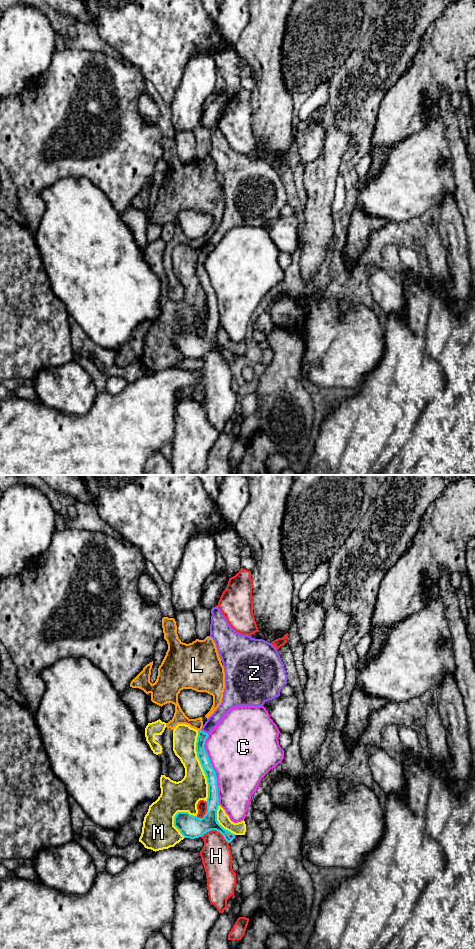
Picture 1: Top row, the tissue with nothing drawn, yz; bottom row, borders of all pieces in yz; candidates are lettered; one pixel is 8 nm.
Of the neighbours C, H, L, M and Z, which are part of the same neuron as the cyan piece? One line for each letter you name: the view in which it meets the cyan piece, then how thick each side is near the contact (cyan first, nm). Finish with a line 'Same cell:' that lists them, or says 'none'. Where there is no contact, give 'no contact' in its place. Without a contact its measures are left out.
Same cell: none

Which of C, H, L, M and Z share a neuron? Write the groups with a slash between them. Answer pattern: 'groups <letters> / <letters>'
groups C / H / L / M / Z

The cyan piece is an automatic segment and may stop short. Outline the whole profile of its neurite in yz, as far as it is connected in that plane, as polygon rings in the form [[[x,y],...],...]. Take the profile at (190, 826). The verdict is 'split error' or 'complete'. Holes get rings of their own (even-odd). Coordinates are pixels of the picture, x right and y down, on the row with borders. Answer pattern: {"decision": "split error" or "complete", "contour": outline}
{"decision": "complete", "contour": [[[202,730],[198,731],[196,752],[200,764],[204,770],[208,783],[207,811],[203,818],[190,815],[188,812],[178,812],[174,817],[174,826],[185,838],[195,839],[202,837],[211,830],[220,832],[224,839],[230,843],[235,834],[224,829],[217,821],[217,810],[219,807],[219,796],[216,773],[210,763],[210,759],[204,748],[208,734]]]}

